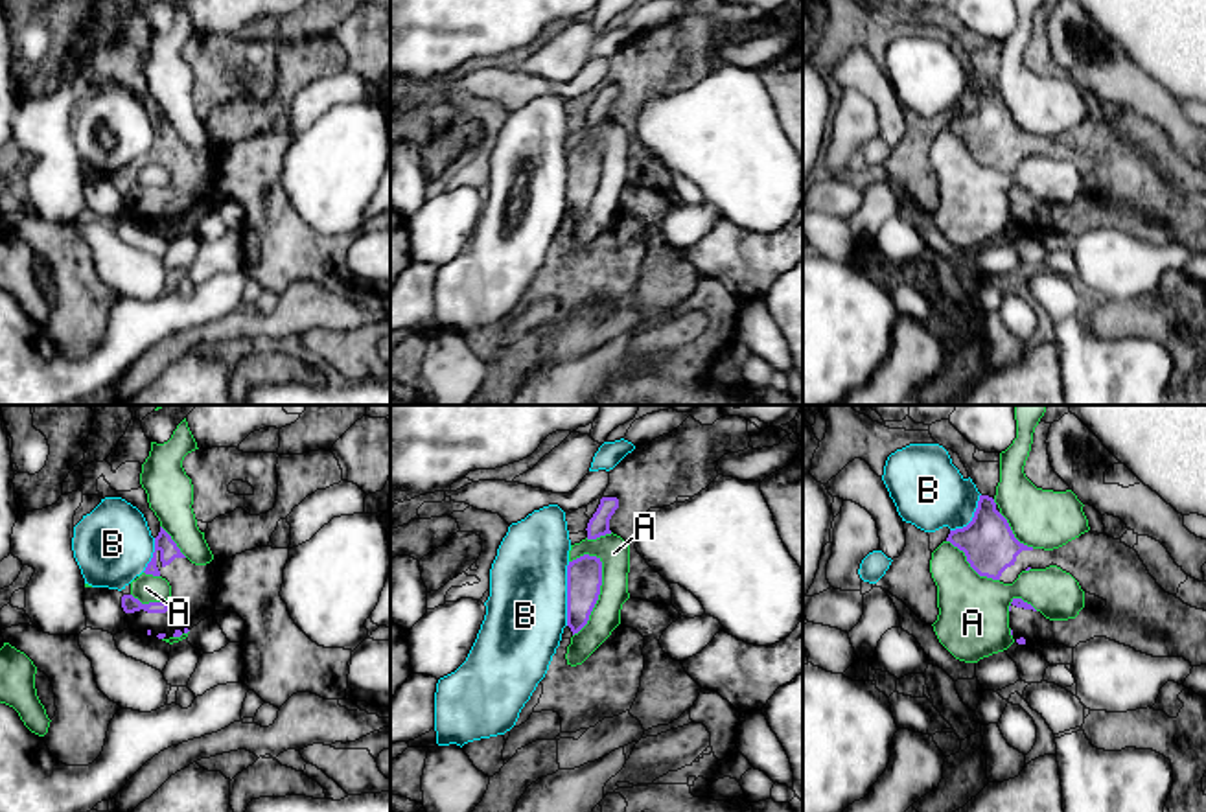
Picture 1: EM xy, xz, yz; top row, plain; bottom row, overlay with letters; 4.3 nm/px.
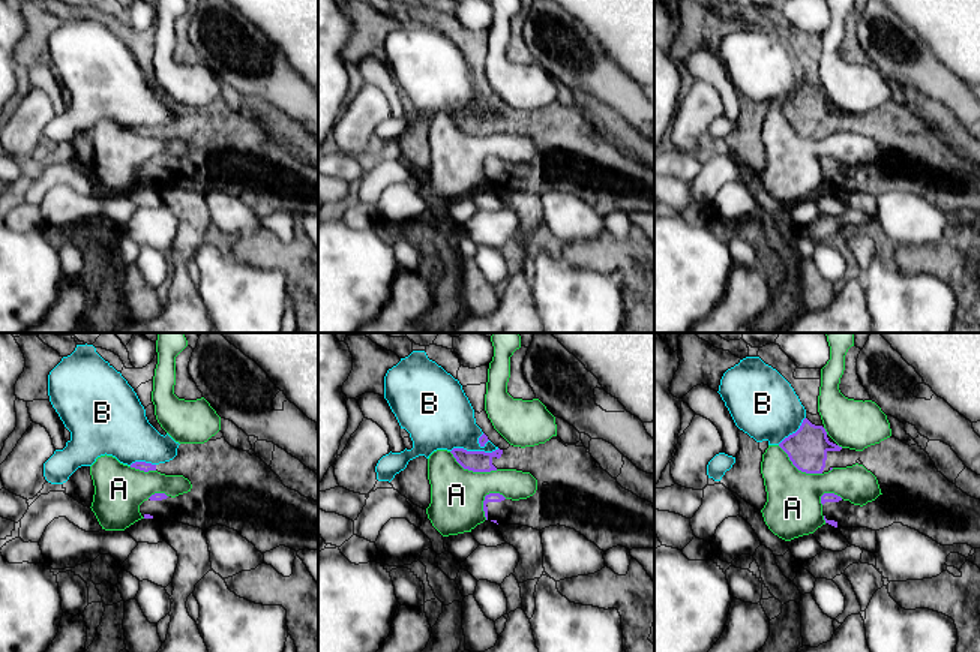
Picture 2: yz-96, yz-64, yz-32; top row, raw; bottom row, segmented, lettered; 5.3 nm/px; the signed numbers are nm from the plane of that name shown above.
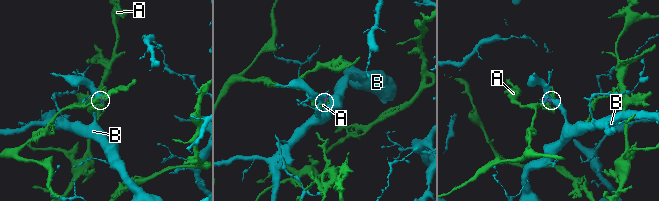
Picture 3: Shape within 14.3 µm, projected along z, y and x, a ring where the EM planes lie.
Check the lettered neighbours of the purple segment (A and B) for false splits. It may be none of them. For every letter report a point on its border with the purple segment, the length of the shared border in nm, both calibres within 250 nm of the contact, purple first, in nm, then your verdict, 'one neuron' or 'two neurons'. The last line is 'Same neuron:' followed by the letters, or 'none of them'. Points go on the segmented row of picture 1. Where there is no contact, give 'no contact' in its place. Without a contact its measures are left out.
A: contact xz (599, 593); length 380 nm; calibres 160 and 140 nm; two neurons
B: contact xz (568, 593); length 280 nm; calibres 160 and 360 nm; two neurons
Same neuron: none of them

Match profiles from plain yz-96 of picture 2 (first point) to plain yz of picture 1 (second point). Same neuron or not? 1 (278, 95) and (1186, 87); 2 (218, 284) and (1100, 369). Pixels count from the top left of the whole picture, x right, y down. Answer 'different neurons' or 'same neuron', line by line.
1: different neurons
2: same neuron

